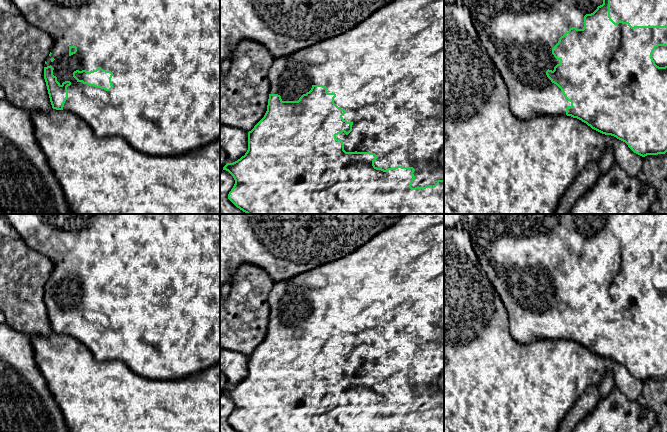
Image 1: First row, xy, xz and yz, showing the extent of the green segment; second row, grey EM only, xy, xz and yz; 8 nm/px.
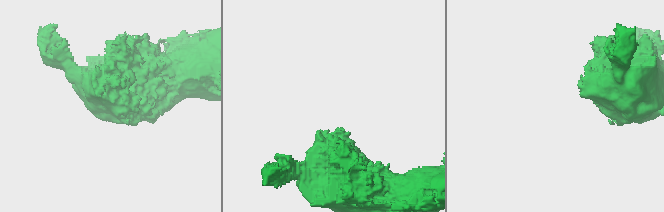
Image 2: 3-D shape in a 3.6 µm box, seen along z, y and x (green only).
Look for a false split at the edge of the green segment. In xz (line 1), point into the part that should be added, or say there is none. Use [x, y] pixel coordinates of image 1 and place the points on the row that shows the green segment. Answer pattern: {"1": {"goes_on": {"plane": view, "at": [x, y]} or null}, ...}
{"1": {"goes_on": null}}

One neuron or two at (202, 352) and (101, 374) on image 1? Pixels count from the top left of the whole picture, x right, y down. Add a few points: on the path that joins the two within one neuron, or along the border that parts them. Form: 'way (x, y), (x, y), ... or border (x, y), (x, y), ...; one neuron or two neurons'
border (106, 360), (120, 360), (137, 374), (149, 379); two neurons

